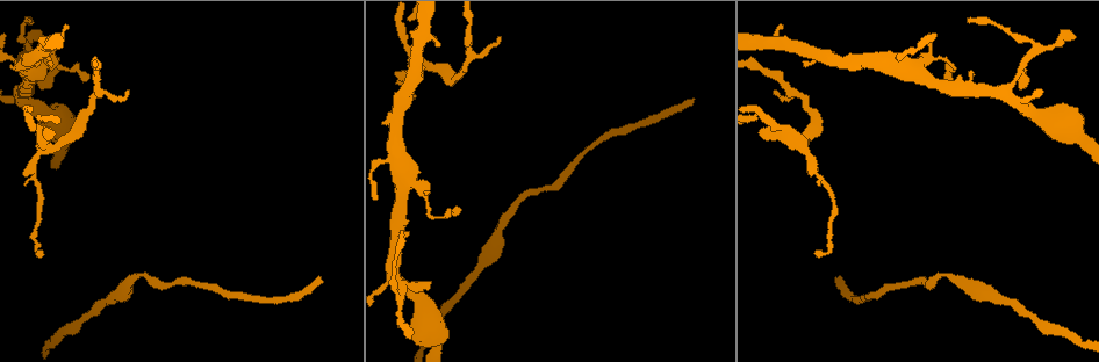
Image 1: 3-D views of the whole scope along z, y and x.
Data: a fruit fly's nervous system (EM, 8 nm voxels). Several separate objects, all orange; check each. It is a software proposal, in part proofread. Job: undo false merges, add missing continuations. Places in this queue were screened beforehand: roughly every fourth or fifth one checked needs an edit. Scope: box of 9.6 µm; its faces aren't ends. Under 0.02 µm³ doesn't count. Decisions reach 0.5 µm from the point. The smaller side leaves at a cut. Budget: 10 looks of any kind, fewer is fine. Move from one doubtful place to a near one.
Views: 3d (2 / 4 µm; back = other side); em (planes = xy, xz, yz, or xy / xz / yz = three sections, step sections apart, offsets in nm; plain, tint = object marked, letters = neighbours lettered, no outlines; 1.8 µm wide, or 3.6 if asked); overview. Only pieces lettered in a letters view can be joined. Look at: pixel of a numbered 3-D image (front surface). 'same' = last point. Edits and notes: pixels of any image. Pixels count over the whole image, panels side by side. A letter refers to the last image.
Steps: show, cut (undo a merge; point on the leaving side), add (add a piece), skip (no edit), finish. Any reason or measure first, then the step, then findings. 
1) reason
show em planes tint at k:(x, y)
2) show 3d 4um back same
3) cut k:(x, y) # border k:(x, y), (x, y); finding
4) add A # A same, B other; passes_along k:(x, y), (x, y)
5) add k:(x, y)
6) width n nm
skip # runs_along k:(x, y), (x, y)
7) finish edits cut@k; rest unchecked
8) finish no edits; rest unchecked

thin neck
show 3d 2um at 1:(761, 68)

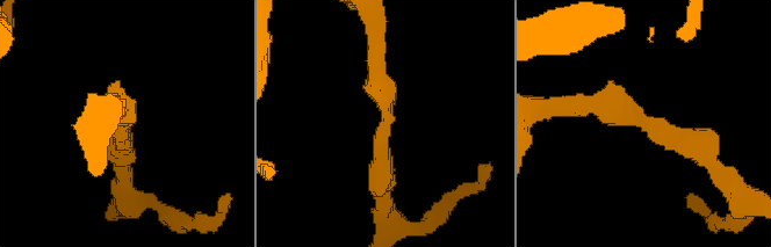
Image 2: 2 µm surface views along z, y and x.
need the tissue
show em planes letters at 2:(381, 122)

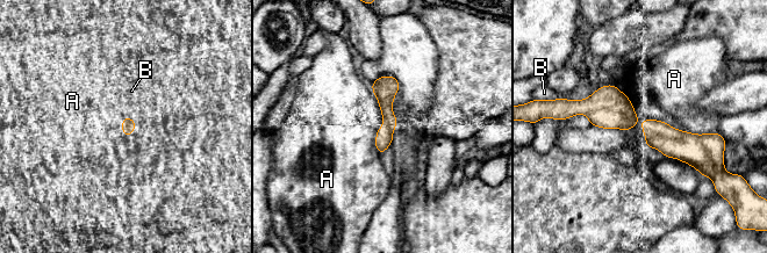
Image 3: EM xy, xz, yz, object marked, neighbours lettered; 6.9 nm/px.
skip # A other, B other; border 3:(370, 85), (380, 156); continuous, no second cell

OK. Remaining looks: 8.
show 3d 4um at 1:(409, 231)

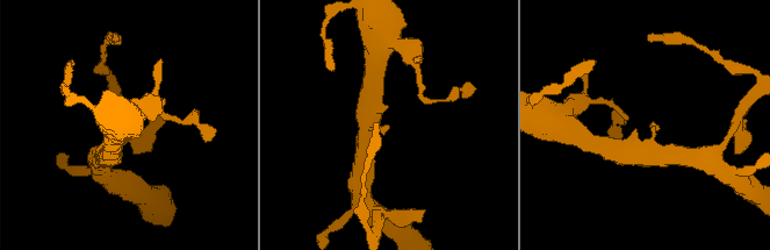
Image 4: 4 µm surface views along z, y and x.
need the tissue
show em planes letters at 4:(652, 126)

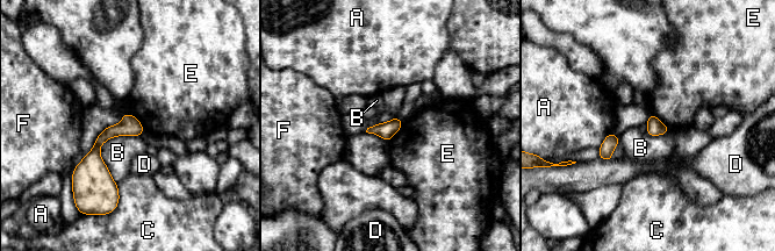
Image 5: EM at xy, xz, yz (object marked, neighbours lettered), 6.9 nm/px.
skip # A other, B other, C other, D other, E other, F other; border 5:(130, 113), (138, 120), (144, 131); no lettered piece goes on from it

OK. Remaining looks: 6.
an open end
show 3d 4um at 1:(835, 280)

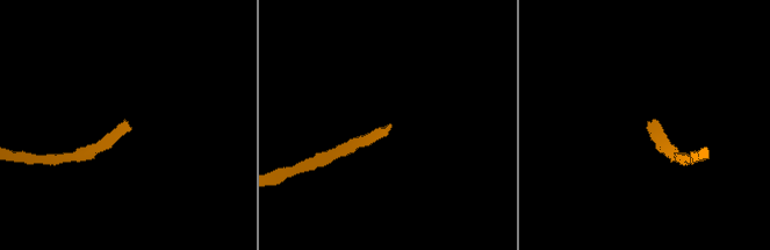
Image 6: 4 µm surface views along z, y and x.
show em planes tint at 6:(649, 128)

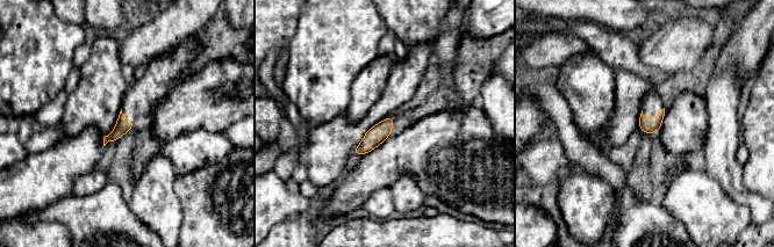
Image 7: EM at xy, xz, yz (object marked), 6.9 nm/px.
show em planes letters same

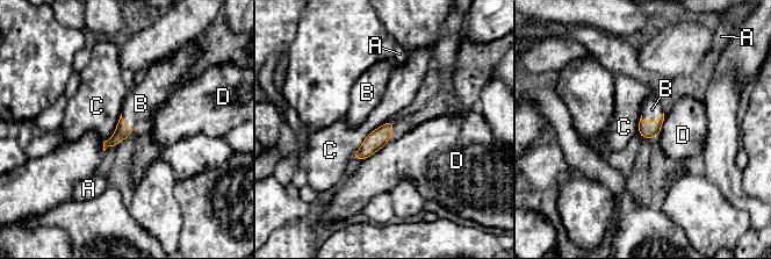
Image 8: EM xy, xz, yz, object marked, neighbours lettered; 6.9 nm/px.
width 100 nm
add B # A other, B same, C other, D other; it goes on there

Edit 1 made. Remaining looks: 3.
branch stops here
show 3d 2um at 1:(54, 132)

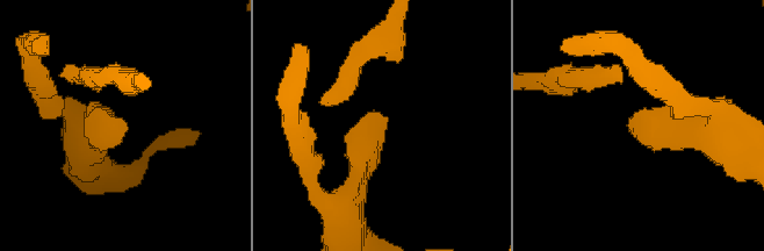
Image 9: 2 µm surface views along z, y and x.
need the tissue
show em xz step 8 tint at 9:(628, 121)

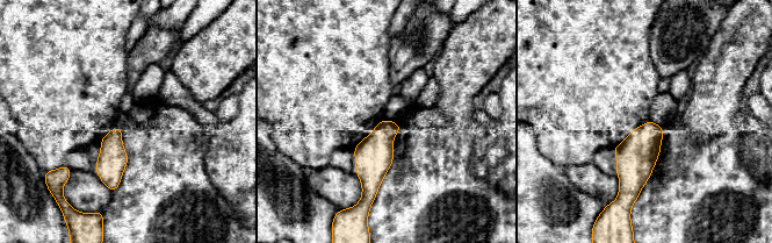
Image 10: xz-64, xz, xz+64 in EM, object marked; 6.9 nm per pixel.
another direction
show em planes letters same

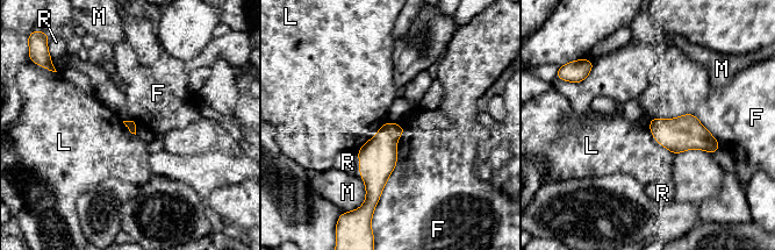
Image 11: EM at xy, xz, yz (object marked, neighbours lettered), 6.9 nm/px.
skip # F other, L other, M other, R other; no lettered piece goes on from it

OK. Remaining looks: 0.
finish edits add@8; rest unchecked

